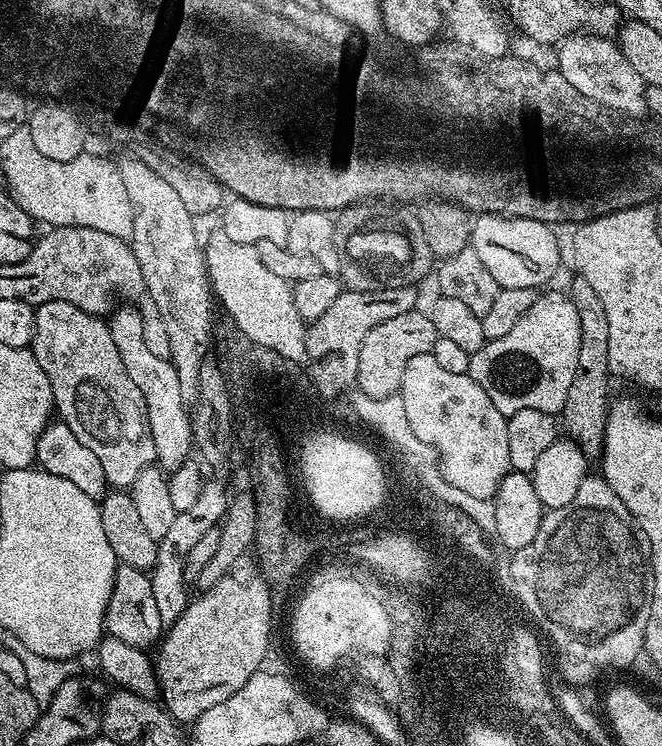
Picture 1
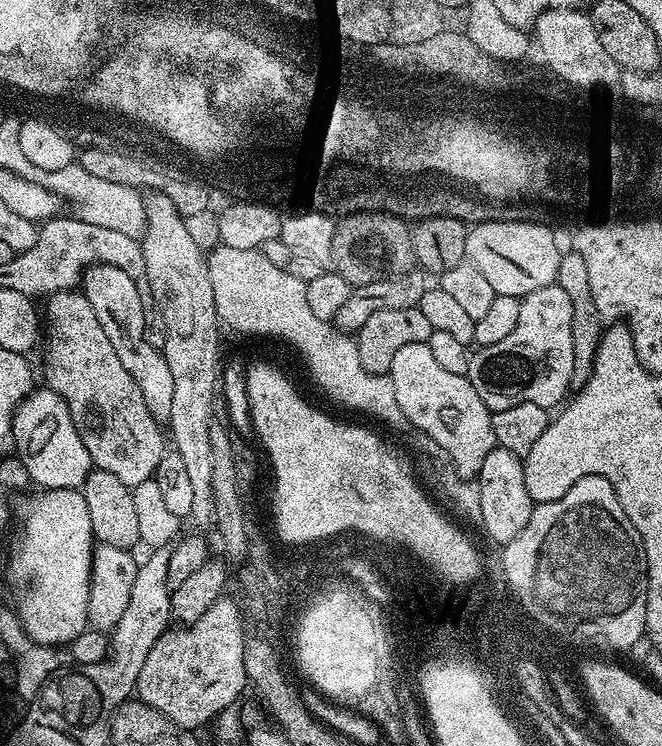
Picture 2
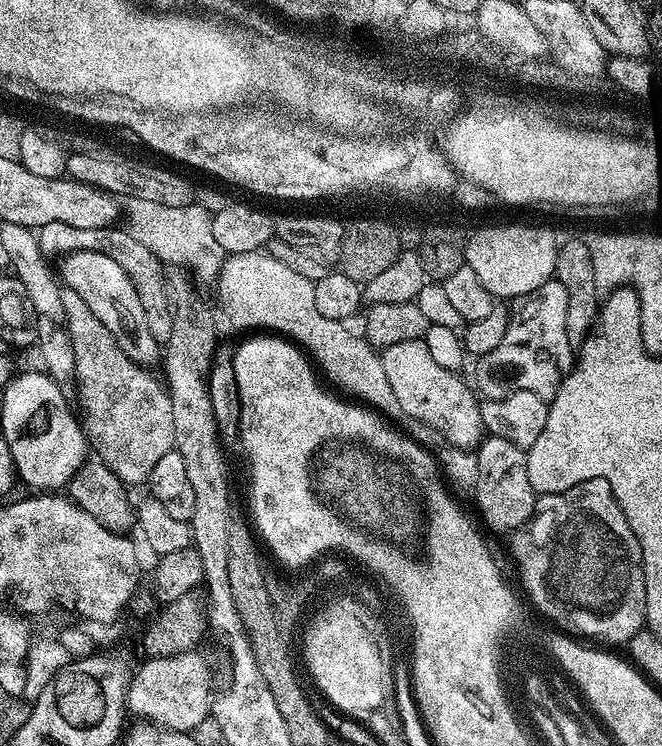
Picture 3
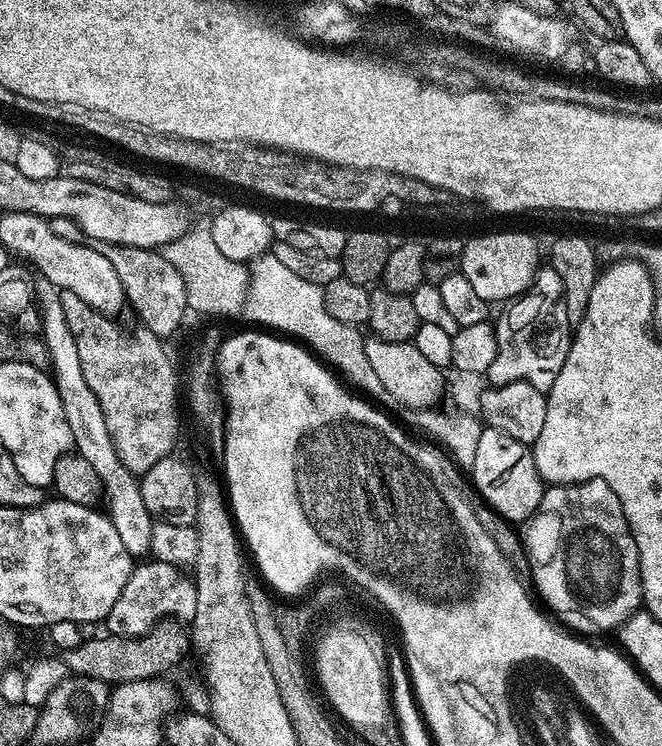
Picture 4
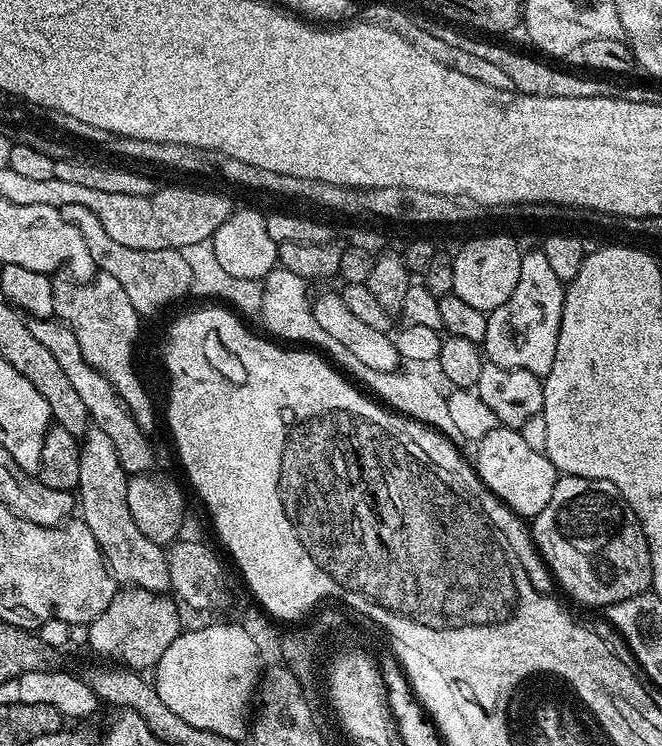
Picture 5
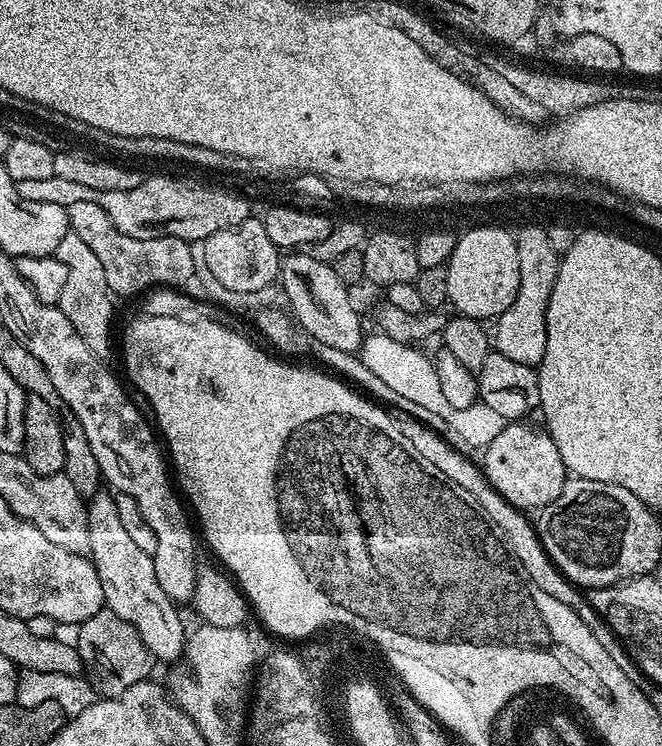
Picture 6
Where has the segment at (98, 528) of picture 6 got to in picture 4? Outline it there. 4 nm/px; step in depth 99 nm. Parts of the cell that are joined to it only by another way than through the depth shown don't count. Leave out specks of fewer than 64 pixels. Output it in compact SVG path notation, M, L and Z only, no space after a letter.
M37 279L36 297L42 318L40 332L48 351L50 374L54 379L58 398L62 402L66 422L70 422L70 434L75 451L82 458L86 458L86 462L90 462L90 470L94 470L100 483L102 504L104 500L103 507L106 509L108 520L114 526L114 530L118 530L118 538L122 538L122 546L129 555L133 558L144 558L149 555L152 546L154 518L146 510L146 504L142 502L137 473L126 470L122 458L118 458L118 450L110 438L102 406L98 398L94 398L94 390L90 390L86 377L82 374L82 362L78 362L78 346L74 343L74 334L70 334L70 326L66 326L60 294L61 289L53 286L49 280Z

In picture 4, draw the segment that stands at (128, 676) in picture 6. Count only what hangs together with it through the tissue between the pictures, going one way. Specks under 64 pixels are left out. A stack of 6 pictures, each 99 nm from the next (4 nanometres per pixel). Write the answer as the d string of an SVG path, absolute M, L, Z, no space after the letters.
M157 560L142 562L133 567L126 586L122 588L118 600L114 602L113 609L104 621L107 633L114 636L142 636L167 620L191 623L197 610L196 585L189 577L186 579L180 576L181 571L172 564Z

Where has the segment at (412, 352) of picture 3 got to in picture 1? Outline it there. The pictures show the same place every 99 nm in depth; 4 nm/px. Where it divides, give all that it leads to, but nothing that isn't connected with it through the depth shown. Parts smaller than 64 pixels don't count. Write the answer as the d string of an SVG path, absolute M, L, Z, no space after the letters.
M431 352L417 354L406 362L398 394L402 398L402 406L406 406L406 419L410 421L414 434L418 434L418 438L422 438L422 442L438 454L443 479L448 479L447 487L466 490L466 494L474 494L474 498L479 500L495 496L500 479L509 472L512 463L510 446L506 446L508 417L500 413L494 402L490 402L490 394L486 394L486 390L482 390L482 386L478 386L478 382L474 382L468 373L453 374L445 370Z

